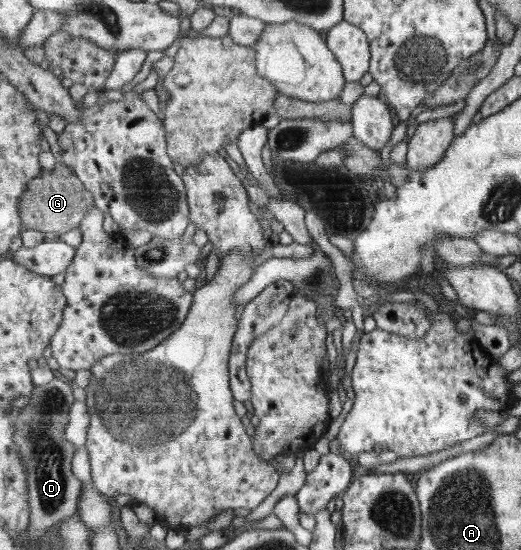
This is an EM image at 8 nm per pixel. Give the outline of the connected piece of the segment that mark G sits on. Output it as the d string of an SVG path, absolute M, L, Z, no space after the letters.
M57 161L55 170L45 171L28 184L28 190L19 200L19 212L21 222L25 229L37 230L40 232L55 232L61 237L62 234L75 228L80 228L90 208L96 206L94 194L86 189L86 186L77 182L76 177L71 173L69 167L62 161Z

